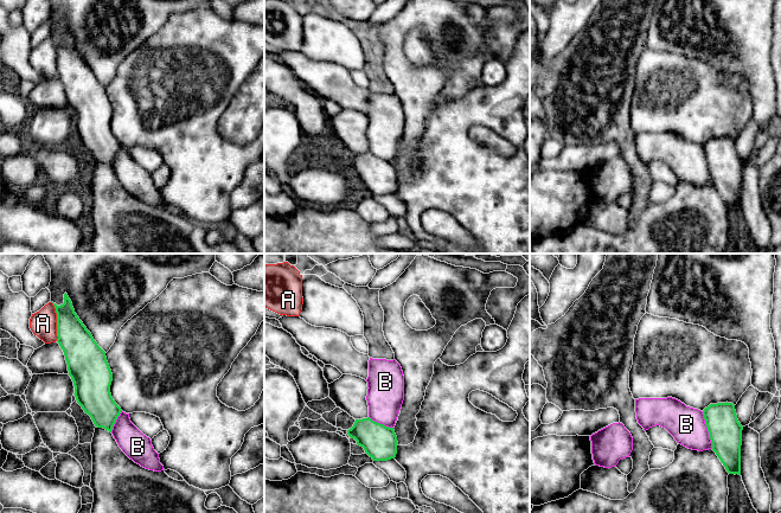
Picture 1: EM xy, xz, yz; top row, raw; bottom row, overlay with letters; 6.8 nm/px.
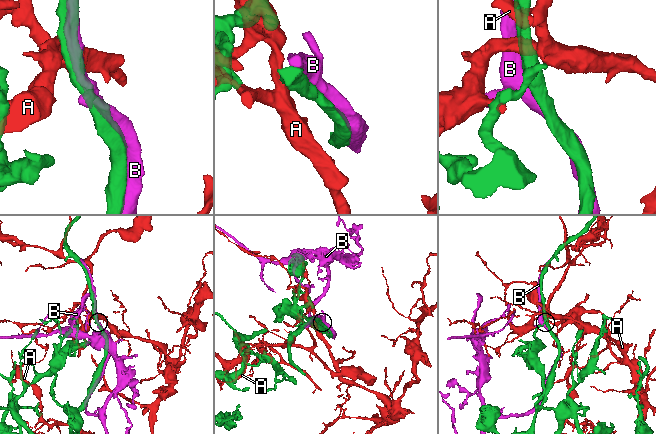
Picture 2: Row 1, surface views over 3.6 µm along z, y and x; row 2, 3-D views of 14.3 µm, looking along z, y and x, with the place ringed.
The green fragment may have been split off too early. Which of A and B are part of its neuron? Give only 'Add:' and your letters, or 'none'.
Add: B

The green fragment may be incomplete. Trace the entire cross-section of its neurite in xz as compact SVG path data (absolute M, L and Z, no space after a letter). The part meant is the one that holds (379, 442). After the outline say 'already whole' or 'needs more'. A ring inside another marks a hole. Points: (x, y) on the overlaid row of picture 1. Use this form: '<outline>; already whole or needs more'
M369 360L367 405L369 417L356 419L347 435L363 447L373 461L396 457L397 436L393 427L404 400L404 376L393 360Z; needs more

